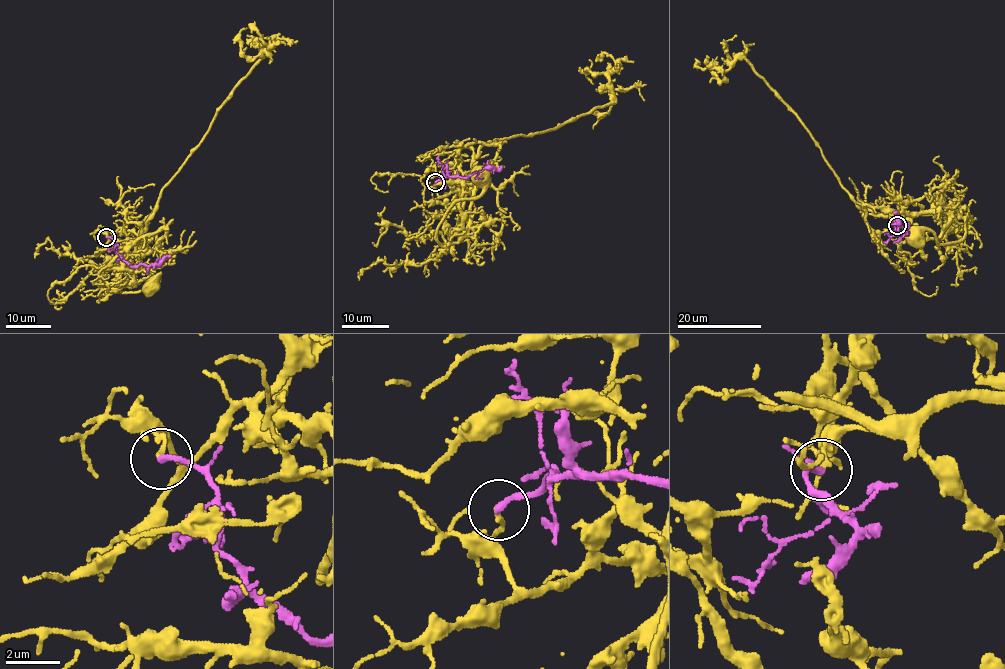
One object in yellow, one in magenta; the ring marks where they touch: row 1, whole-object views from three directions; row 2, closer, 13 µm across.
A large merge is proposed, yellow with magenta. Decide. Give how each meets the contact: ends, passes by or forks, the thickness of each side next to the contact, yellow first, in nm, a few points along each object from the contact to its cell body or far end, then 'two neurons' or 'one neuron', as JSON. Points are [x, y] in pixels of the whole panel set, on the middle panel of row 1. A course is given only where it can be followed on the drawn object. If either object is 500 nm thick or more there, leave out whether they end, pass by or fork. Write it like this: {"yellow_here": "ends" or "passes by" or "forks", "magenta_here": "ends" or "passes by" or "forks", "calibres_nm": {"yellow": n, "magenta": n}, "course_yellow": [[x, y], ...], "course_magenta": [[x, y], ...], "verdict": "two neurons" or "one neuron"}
{"yellow_here": "ends", "magenta_here": "ends", "calibres_nm": {"yellow": 150, "magenta": 240}, "course_yellow": [[435, 182], [439, 196], [476, 188], [444, 246], [436, 231], [482, 191], [479, 174]], "course_magenta": [[435, 182], [444, 175], [468, 177], [487, 168], [501, 166]], "verdict": "two neurons"}

